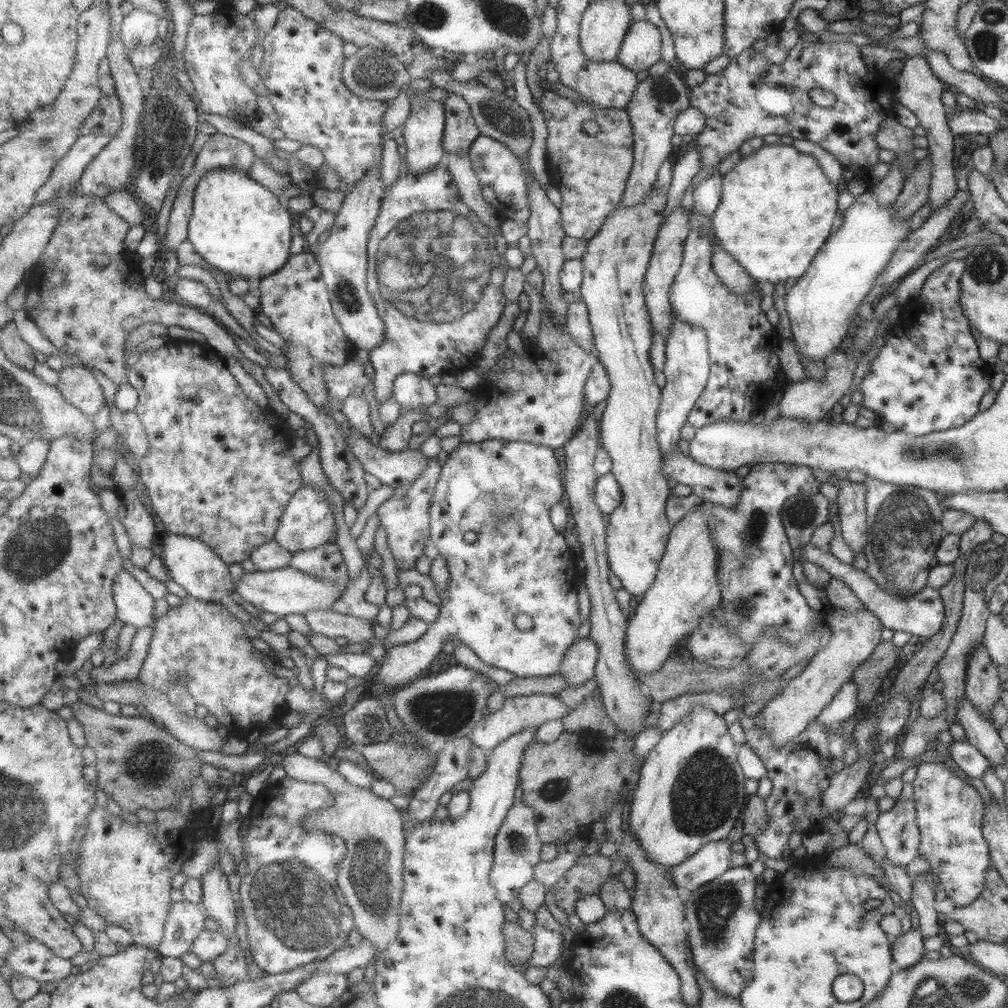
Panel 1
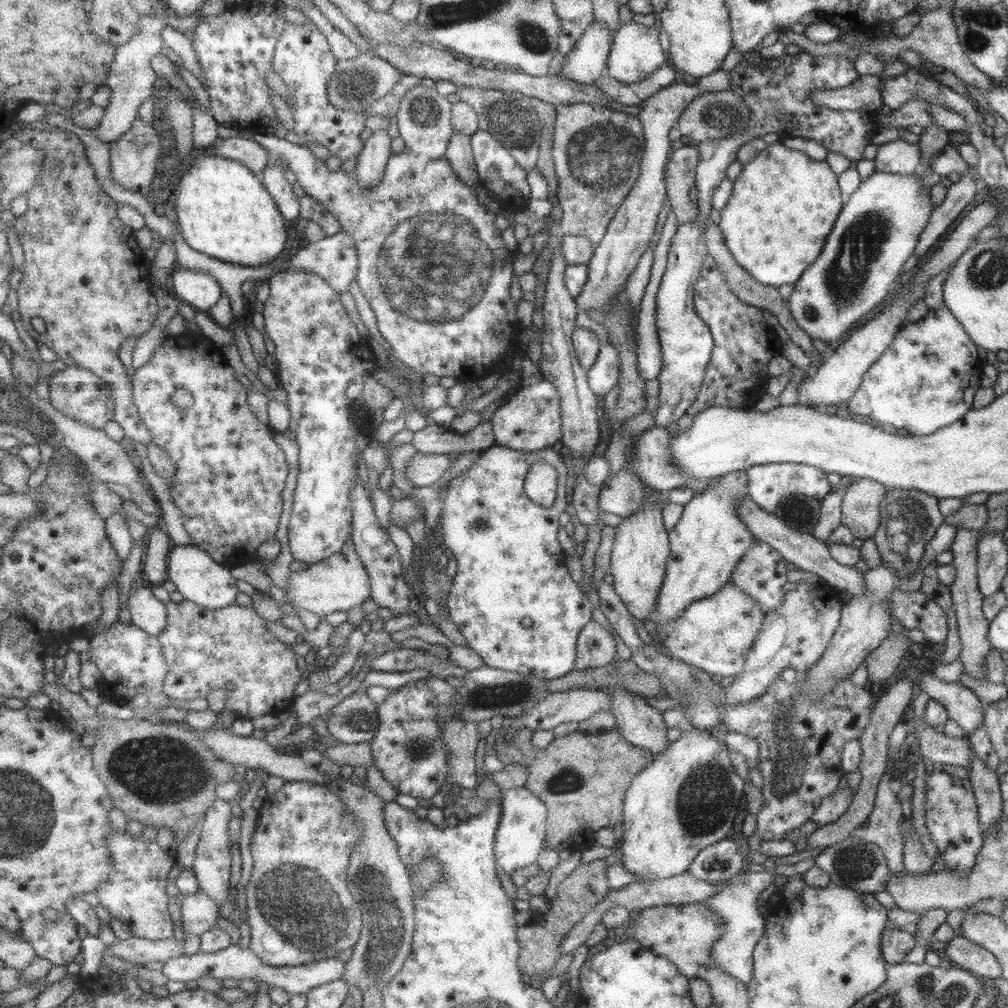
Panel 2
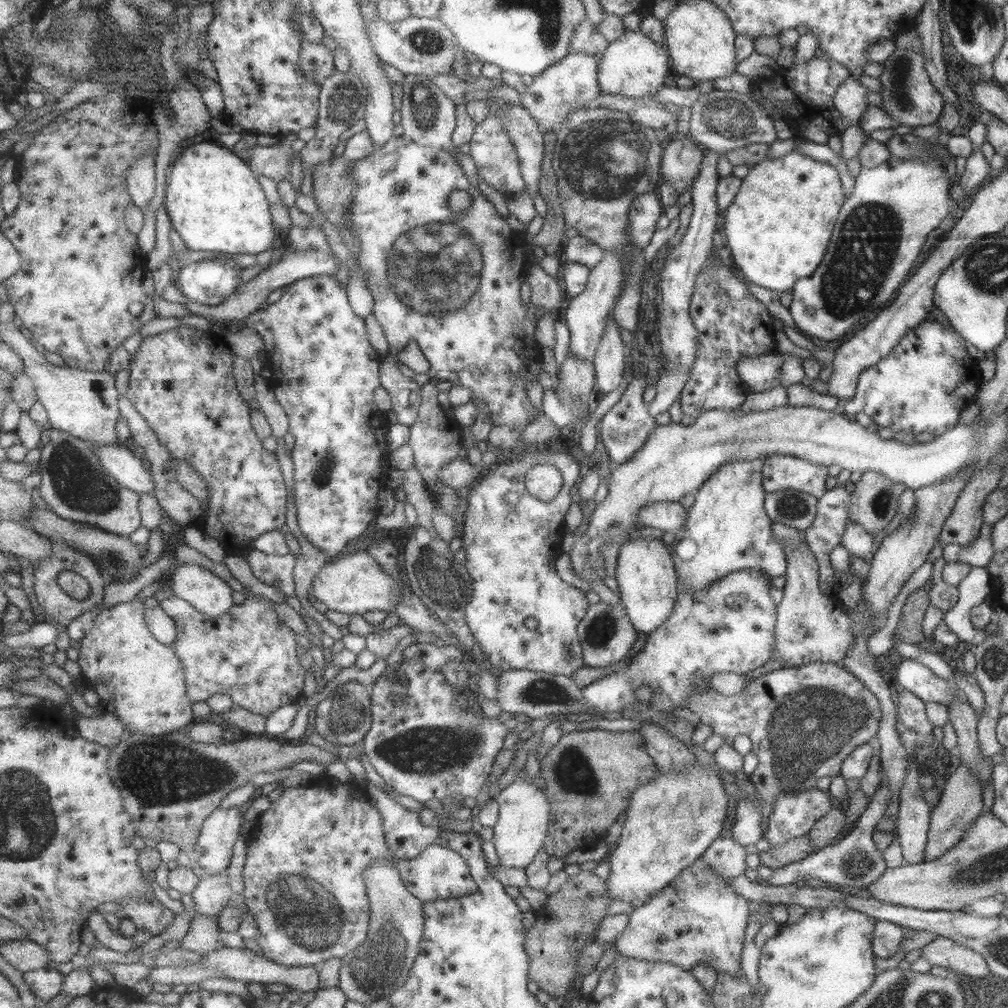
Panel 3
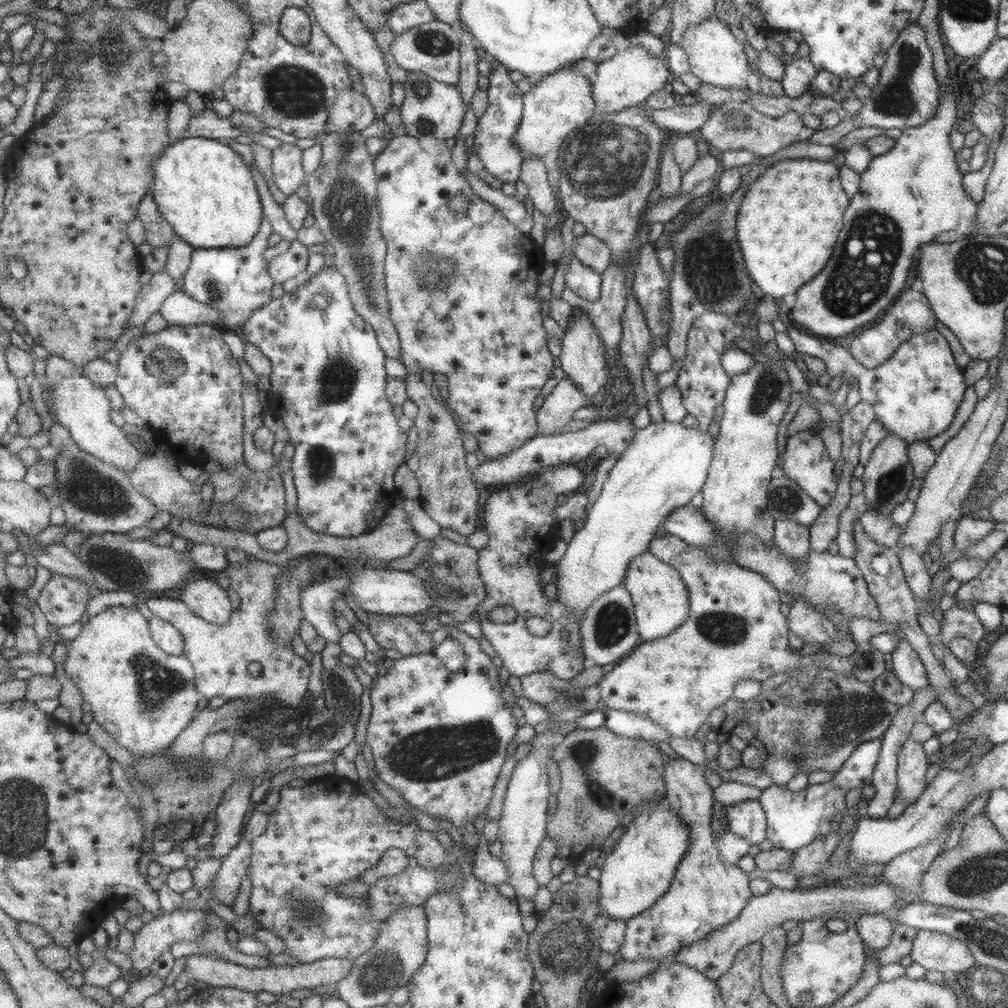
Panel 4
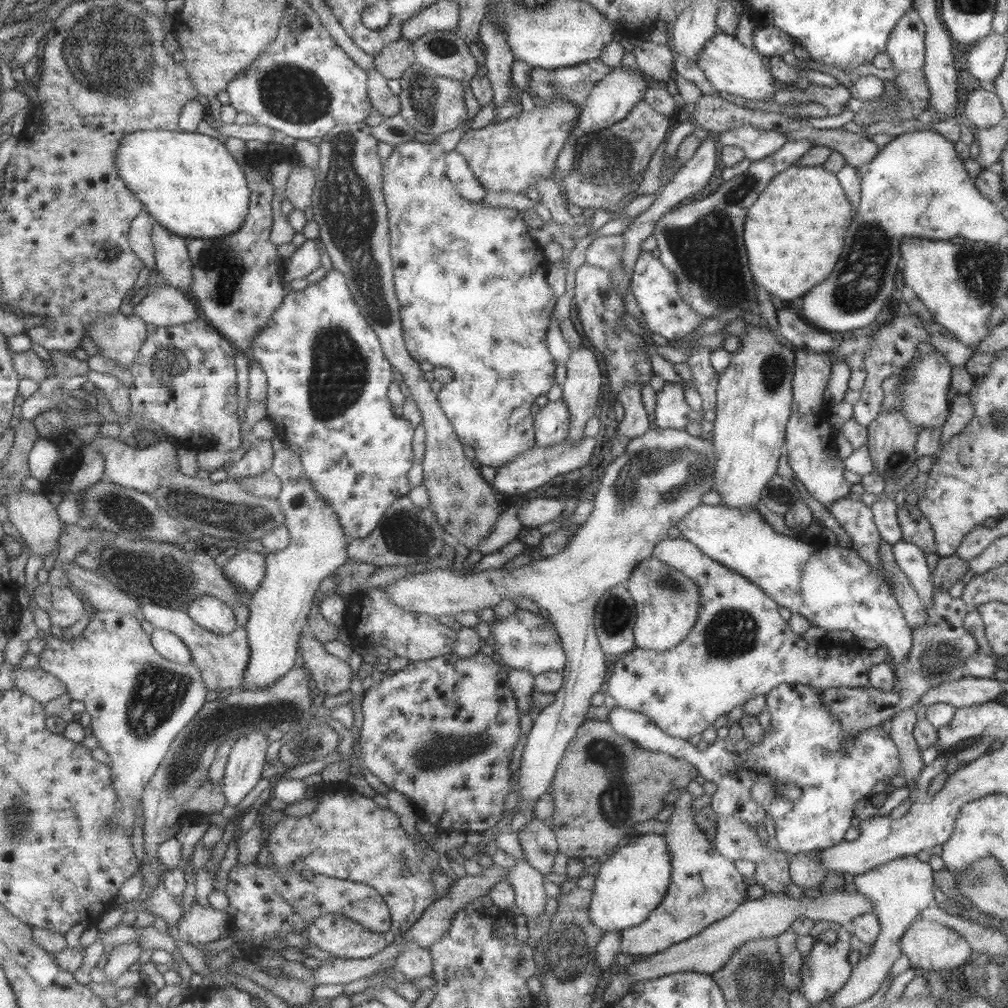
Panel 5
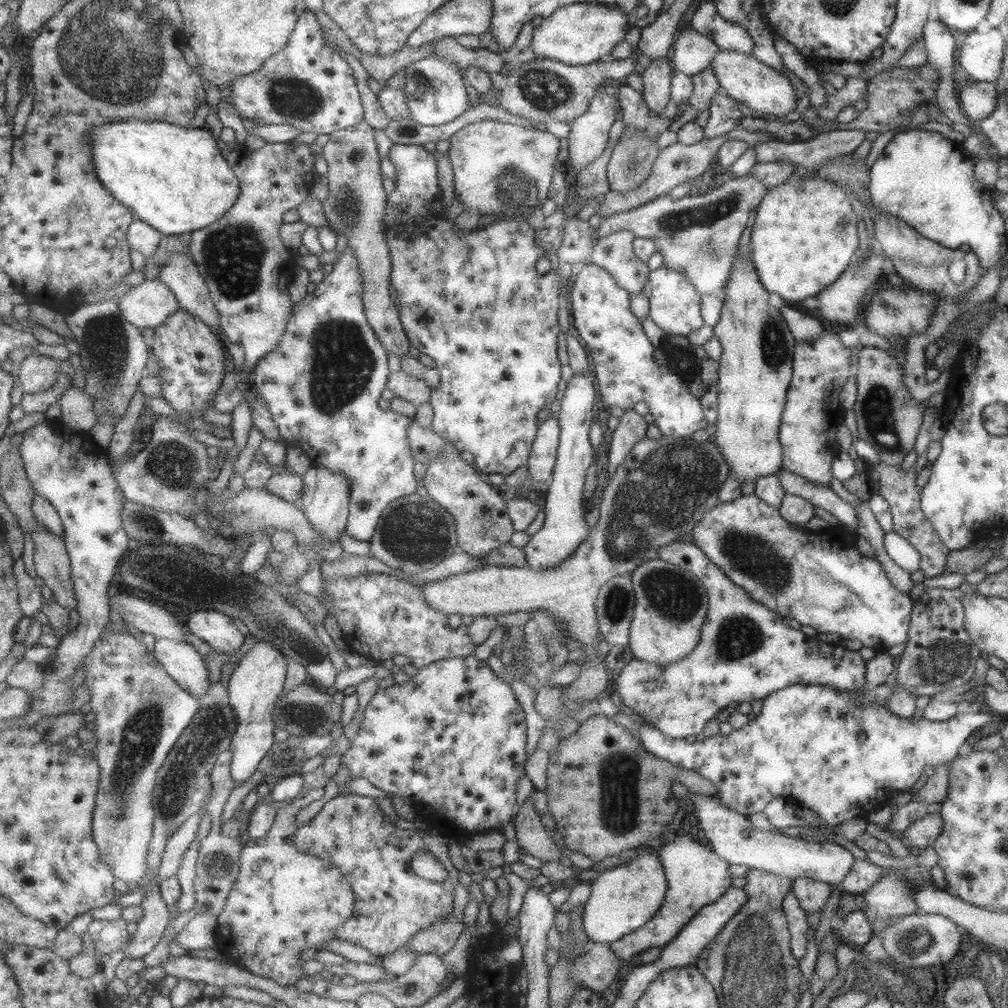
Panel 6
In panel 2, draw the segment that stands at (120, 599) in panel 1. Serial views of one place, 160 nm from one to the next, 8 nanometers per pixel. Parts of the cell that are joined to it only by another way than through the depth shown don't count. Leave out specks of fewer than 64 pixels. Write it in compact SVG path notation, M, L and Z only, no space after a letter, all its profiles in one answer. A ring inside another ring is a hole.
M145 582L142 587L130 593L128 607L131 620L139 628L159 637L168 625L168 609L165 603L154 595L152 586Z

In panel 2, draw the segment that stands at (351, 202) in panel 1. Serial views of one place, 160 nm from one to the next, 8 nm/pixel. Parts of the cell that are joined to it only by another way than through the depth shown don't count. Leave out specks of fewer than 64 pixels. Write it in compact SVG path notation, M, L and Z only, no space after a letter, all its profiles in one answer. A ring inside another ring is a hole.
M386 129L372 132L362 150L355 172L359 175L363 189L372 189L382 181L386 166L391 158L391 136ZM341 229L327 239L308 243L297 251L287 269L320 274L340 294L348 291L351 282L356 281L359 263L353 237Z

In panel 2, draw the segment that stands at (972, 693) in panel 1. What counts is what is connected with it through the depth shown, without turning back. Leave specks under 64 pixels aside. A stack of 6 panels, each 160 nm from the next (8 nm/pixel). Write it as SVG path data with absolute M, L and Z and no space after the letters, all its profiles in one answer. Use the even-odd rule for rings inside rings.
M955 525L955 536L951 541L949 551L952 552L951 564L955 567L955 578L948 585L951 596L951 609L956 614L956 628L961 643L960 658L963 663L963 673L971 678L986 680L982 671L982 664L987 651L990 649L986 632L988 631L988 620L983 618L981 606L984 598L978 591L976 583L976 548L978 543L978 530L971 530L961 525Z

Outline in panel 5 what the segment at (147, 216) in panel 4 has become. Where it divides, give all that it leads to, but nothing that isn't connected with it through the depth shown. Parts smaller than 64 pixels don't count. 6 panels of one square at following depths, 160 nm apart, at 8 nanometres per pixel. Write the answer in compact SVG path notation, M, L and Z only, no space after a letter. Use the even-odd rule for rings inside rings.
M154 223L154 241L157 247L157 270L166 284L181 289L191 296L194 289L194 264L186 237L173 234L162 224Z

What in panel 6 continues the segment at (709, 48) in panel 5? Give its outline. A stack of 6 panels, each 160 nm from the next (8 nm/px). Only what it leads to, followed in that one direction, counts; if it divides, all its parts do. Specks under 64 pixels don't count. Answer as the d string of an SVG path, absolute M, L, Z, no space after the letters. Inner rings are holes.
M719 49L709 65L714 70L720 90L756 114L773 114L779 118L795 110L798 98L786 75L755 60L751 55Z

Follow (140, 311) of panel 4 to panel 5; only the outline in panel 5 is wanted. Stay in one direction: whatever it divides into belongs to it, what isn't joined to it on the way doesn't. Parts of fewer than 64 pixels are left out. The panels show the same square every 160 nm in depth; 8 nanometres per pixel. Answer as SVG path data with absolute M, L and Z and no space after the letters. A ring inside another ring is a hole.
M135 314L103 315L87 328L87 337L101 349L100 356L117 361L125 370L131 370L140 357L148 335L147 323Z

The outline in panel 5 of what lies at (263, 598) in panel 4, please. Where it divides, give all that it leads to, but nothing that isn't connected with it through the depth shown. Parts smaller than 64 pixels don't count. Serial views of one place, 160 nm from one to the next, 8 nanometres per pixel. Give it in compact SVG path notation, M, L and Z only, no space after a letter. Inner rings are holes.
M243 549L225 565L226 575L235 586L252 595L260 588L266 577L266 557L265 554ZM142 604L142 613L144 618L151 621L155 628L170 630L182 638L187 646L190 646L194 655L193 660L202 670L203 678L206 679L209 690L218 692L235 689L243 689L242 684L245 682L246 670L250 666L250 639L247 634L246 625L238 627L233 634L215 634L202 626L199 626L194 618L191 618L187 612L183 610L172 610L165 606L157 606L157 604Z

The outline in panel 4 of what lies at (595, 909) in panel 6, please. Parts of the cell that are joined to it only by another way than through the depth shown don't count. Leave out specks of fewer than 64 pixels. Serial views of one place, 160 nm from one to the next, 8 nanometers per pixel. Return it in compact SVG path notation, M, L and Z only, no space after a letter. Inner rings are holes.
M665 800L649 802L647 812L632 818L624 831L607 851L607 857L600 868L599 905L610 920L628 921L653 906L671 885L679 861L687 852L687 846L691 846L687 824L669 811Z

